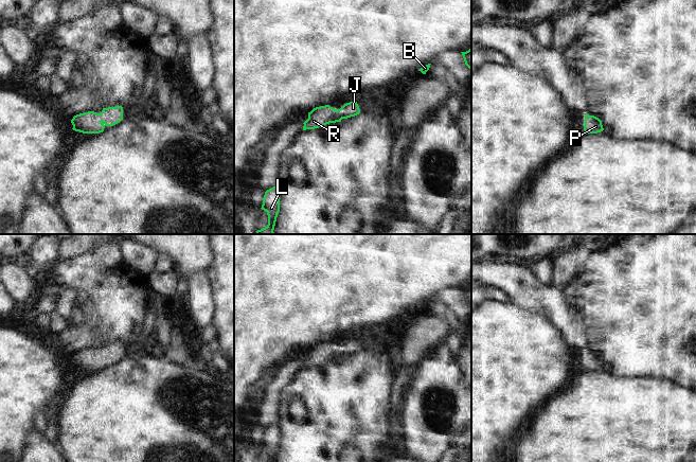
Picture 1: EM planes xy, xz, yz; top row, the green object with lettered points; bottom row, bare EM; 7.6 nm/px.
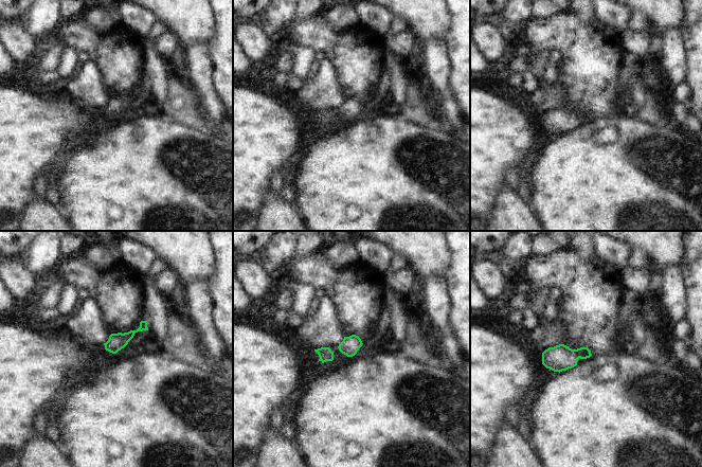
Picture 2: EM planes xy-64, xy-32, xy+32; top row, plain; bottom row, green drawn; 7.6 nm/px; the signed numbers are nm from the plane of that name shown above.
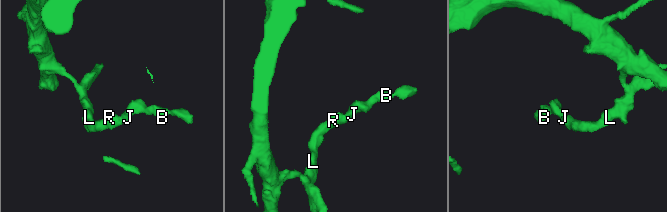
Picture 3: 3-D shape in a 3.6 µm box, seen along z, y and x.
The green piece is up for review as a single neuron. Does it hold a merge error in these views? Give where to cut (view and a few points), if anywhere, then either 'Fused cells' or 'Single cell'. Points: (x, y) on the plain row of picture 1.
No split. Single cell

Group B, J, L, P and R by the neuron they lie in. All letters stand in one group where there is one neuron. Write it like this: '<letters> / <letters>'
B J L P R

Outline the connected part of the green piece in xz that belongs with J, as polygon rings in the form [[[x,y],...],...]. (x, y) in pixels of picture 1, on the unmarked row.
[[[357,339],[344,341],[339,348],[329,342],[314,345],[308,350],[308,356],[303,360],[303,368],[315,367],[329,360],[341,359],[342,356],[355,354],[360,351]]]

